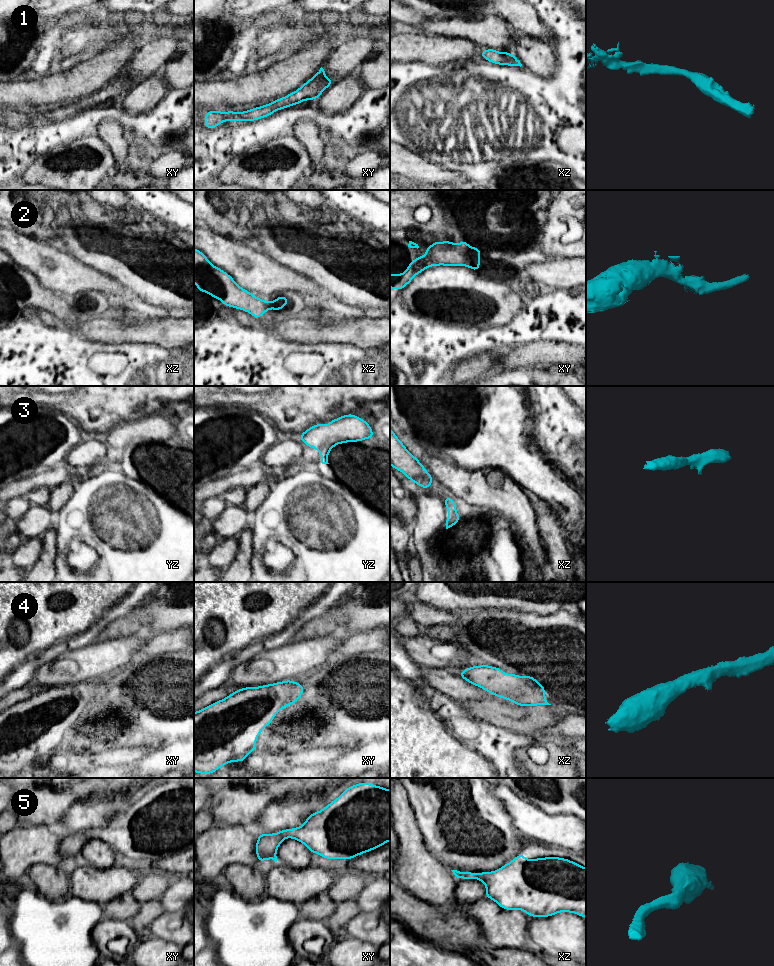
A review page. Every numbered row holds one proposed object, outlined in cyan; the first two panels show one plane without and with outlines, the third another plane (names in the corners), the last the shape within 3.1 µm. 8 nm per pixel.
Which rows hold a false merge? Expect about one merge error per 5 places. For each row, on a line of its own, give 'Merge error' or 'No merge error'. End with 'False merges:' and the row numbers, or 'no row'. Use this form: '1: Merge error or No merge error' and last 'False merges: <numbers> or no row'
1: No merge error
2: No merge error
3: No merge error
4: No merge error
5: No merge error
False merges: no row

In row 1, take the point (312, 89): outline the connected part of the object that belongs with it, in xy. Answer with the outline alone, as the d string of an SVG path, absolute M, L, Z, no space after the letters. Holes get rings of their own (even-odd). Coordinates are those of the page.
M321 67L320 70L306 83L304 83L295 92L288 94L283 98L276 99L272 103L265 104L241 113L232 110L224 113L222 111L206 111L205 112L205 128L213 129L224 121L255 121L270 116L277 110L281 110L305 100L316 100L322 92L328 88L334 80L325 76L325 71Z

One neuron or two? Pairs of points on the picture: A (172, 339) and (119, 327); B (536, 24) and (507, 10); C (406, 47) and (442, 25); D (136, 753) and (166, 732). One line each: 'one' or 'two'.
A: one
B: one
C: two
D: two

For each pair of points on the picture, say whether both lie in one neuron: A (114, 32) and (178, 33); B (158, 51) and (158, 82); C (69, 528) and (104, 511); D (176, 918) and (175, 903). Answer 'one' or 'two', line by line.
A: one
B: two
C: one
D: two

